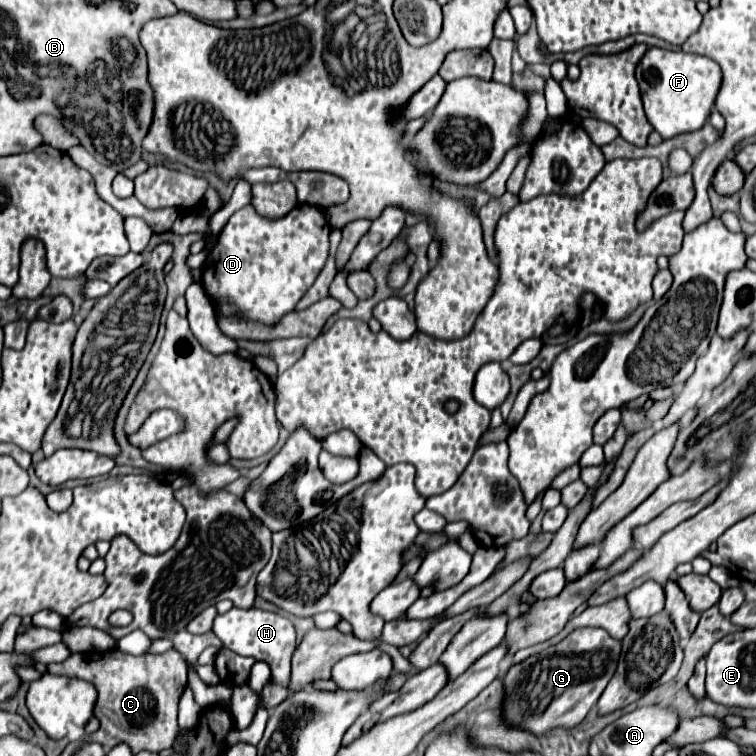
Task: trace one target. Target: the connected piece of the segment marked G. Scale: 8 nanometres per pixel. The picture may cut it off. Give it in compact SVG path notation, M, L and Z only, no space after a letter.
M602 627L574 629L560 643L510 667L502 679L506 687L504 719L512 725L520 723L520 727L528 727L534 735L544 735L544 731L550 731L552 727L578 725L592 705L596 705L608 679L612 679L618 655L620 641L610 637Z

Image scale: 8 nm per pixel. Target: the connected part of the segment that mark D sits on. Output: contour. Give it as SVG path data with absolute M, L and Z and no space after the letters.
M250 205L238 209L226 227L222 229L216 247L210 251L206 265L202 267L202 283L206 293L218 305L224 315L240 315L246 319L256 319L264 325L274 325L282 315L290 313L300 297L318 277L320 269L328 257L328 235L330 225L322 209L312 205L298 205L282 219L260 217Z

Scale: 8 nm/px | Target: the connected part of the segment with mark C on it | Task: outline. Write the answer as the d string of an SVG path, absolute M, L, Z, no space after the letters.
M120 649L100 651L100 653L72 653L66 661L62 661L62 663L50 663L50 665L46 665L46 669L48 669L50 673L62 673L62 675L66 675L66 677L84 679L84 681L88 681L88 683L92 683L92 685L96 687L98 697L96 697L96 703L94 703L94 717L100 721L100 729L98 729L96 733L92 733L92 735L86 735L84 741L98 741L98 743L104 745L106 749L112 749L116 743L126 743L126 745L132 749L132 755L140 753L142 749L158 753L158 751L170 749L170 747L174 745L176 733L180 731L180 729L178 729L178 701L180 701L180 697L182 697L182 693L184 693L184 689L186 689L186 683L188 683L188 665L186 665L184 657L182 657L176 649L164 651L164 653L160 653L160 655L130 655L130 653L124 653L124 651L120 651Z

